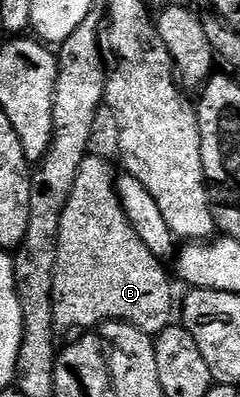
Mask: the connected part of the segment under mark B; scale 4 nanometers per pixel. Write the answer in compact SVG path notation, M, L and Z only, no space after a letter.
M95 153L88 154L86 159L81 161L81 169L77 173L77 181L73 185L73 193L69 197L69 201L63 210L61 217L61 225L59 226L59 244L57 245L57 261L55 262L55 276L53 277L53 317L55 318L56 328L67 331L78 332L80 329L95 329L104 323L112 321L122 321L124 323L132 323L135 327L140 327L142 331L154 337L165 328L172 326L171 319L171 283L167 280L167 271L164 264L157 257L153 257L153 253L149 253L149 249L145 249L145 245L141 241L141 237L137 237L137 233L133 233L133 225L129 225L129 221L125 217L125 213L121 207L119 194L115 191L116 172L111 172L111 167L103 159L98 159Z

